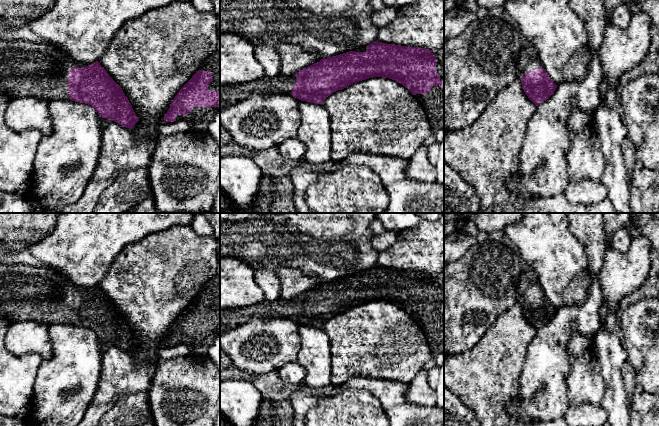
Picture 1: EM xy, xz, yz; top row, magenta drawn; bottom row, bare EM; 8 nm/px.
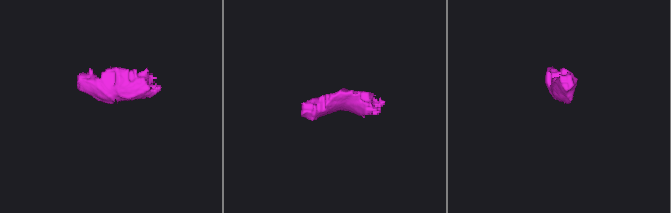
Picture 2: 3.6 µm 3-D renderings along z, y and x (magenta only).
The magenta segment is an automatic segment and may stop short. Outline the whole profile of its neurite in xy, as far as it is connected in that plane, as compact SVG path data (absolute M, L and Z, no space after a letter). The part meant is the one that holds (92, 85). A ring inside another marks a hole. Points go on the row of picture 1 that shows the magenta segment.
M0 22L0 94L10 99L38 97L71 100L91 105L100 117L133 129L139 121L122 88L109 76L98 61L77 67L60 49L43 41L28 24L12 28Z

